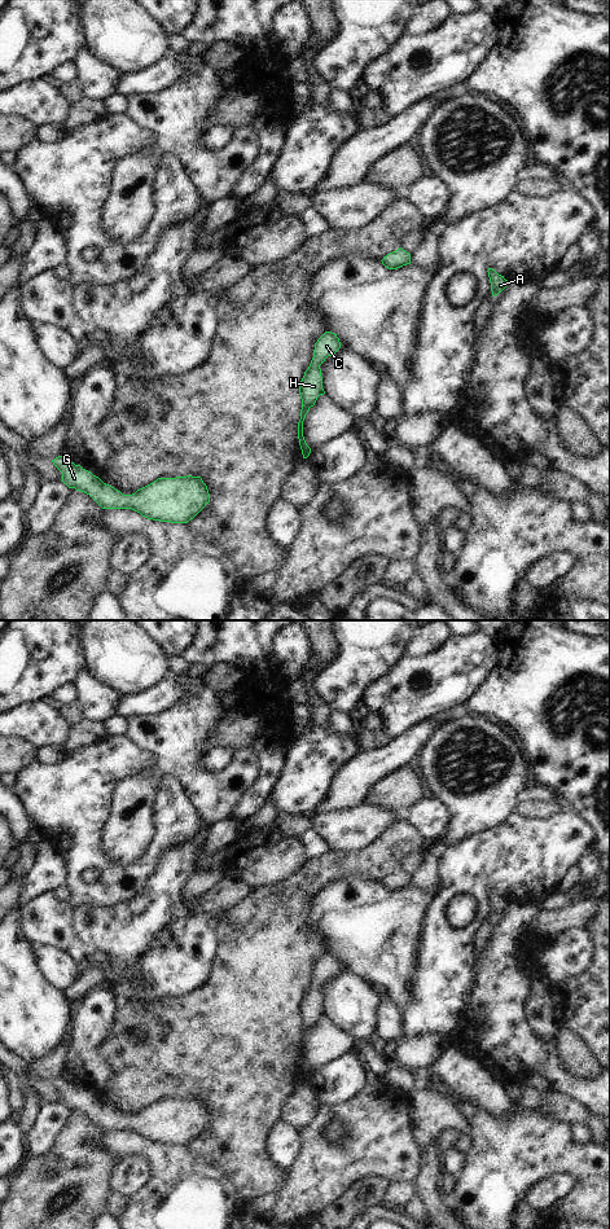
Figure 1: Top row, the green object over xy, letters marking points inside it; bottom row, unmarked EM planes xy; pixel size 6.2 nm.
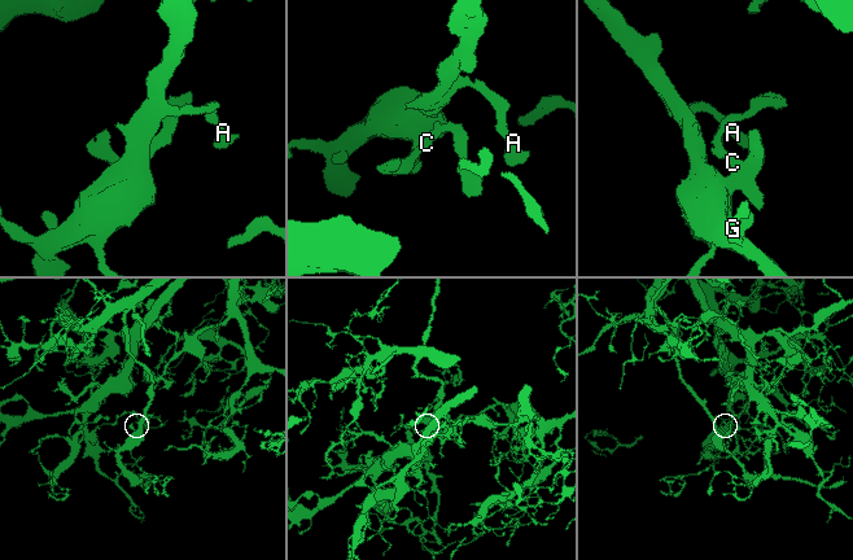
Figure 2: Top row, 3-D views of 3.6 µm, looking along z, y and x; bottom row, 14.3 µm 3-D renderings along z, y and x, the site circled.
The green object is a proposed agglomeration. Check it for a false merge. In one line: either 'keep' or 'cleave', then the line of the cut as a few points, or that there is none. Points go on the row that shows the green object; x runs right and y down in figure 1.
keep; cut none

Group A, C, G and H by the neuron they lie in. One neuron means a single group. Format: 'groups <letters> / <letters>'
groups A C G H

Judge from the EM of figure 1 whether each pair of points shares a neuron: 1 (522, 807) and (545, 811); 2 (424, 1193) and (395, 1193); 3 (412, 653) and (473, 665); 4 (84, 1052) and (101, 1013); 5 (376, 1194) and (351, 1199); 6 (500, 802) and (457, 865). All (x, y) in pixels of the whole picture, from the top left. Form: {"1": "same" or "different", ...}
{"1": "same", "2": "different", "3": "different", "4": "same", "5": "same", "6": "different"}

